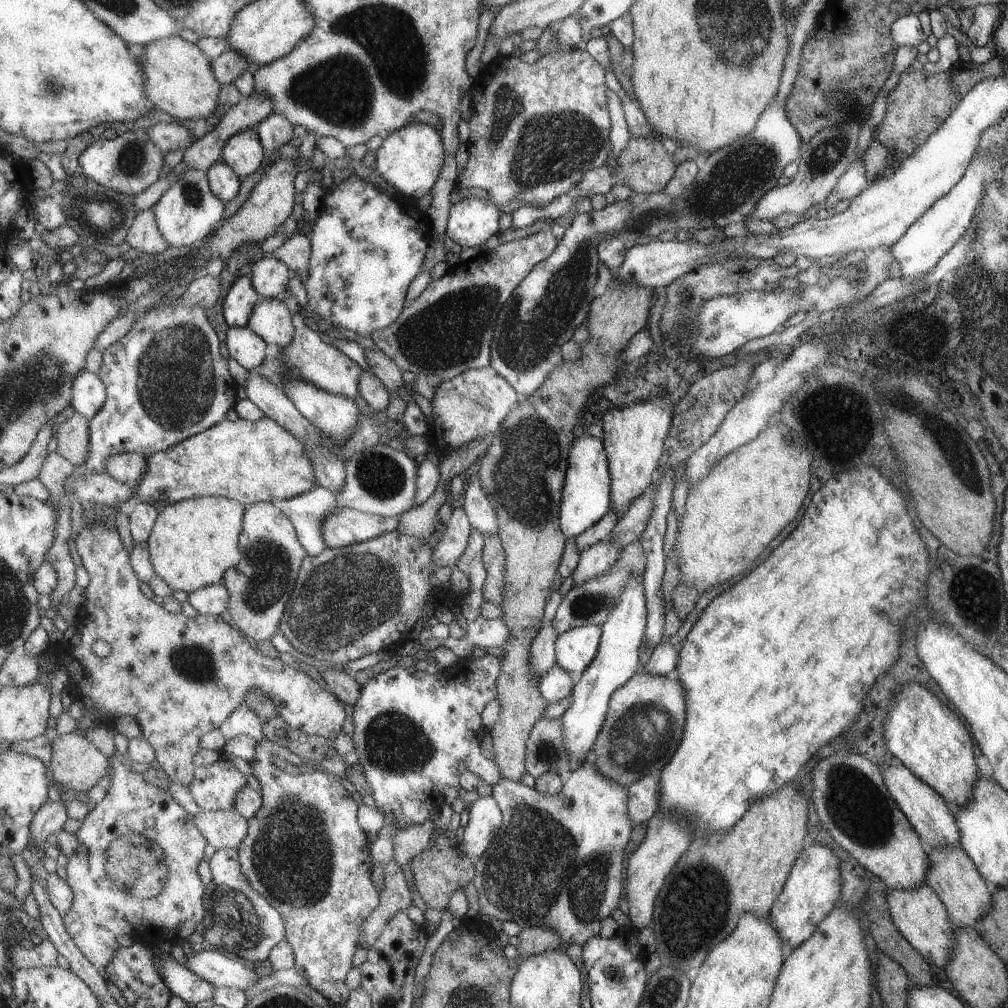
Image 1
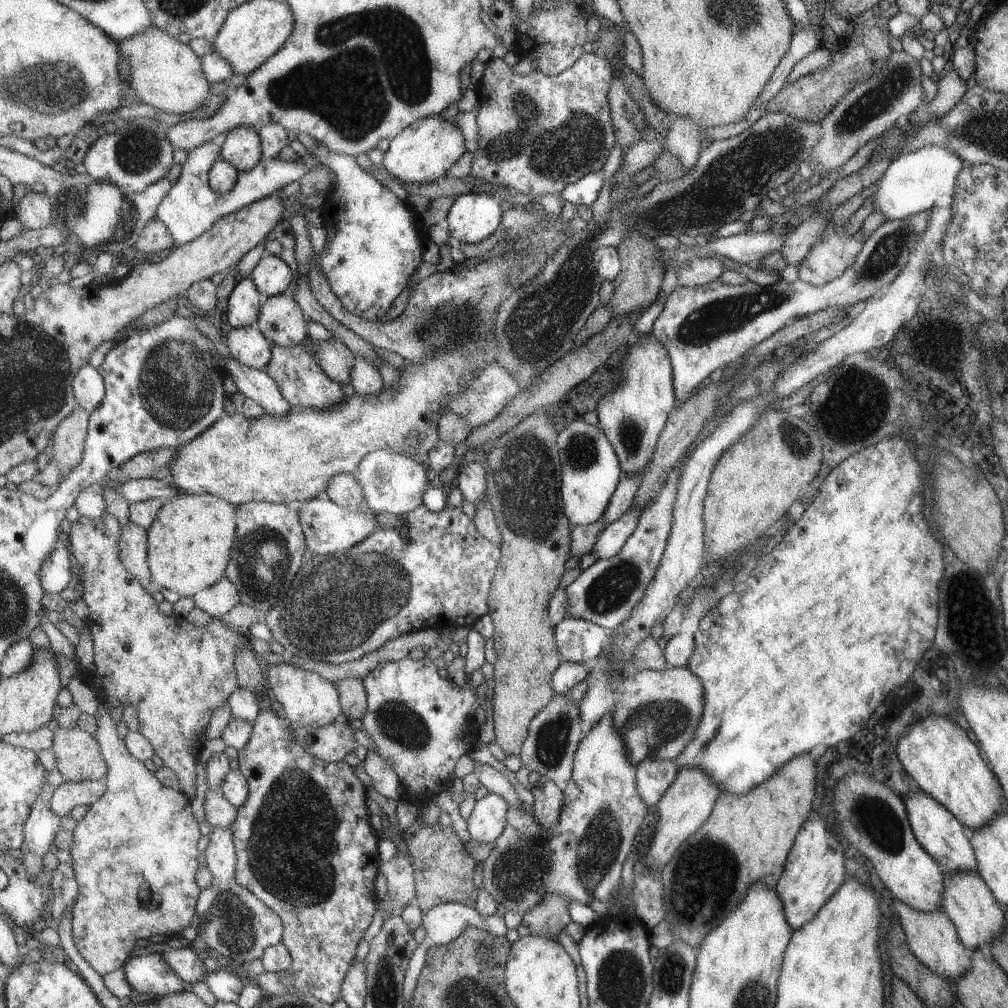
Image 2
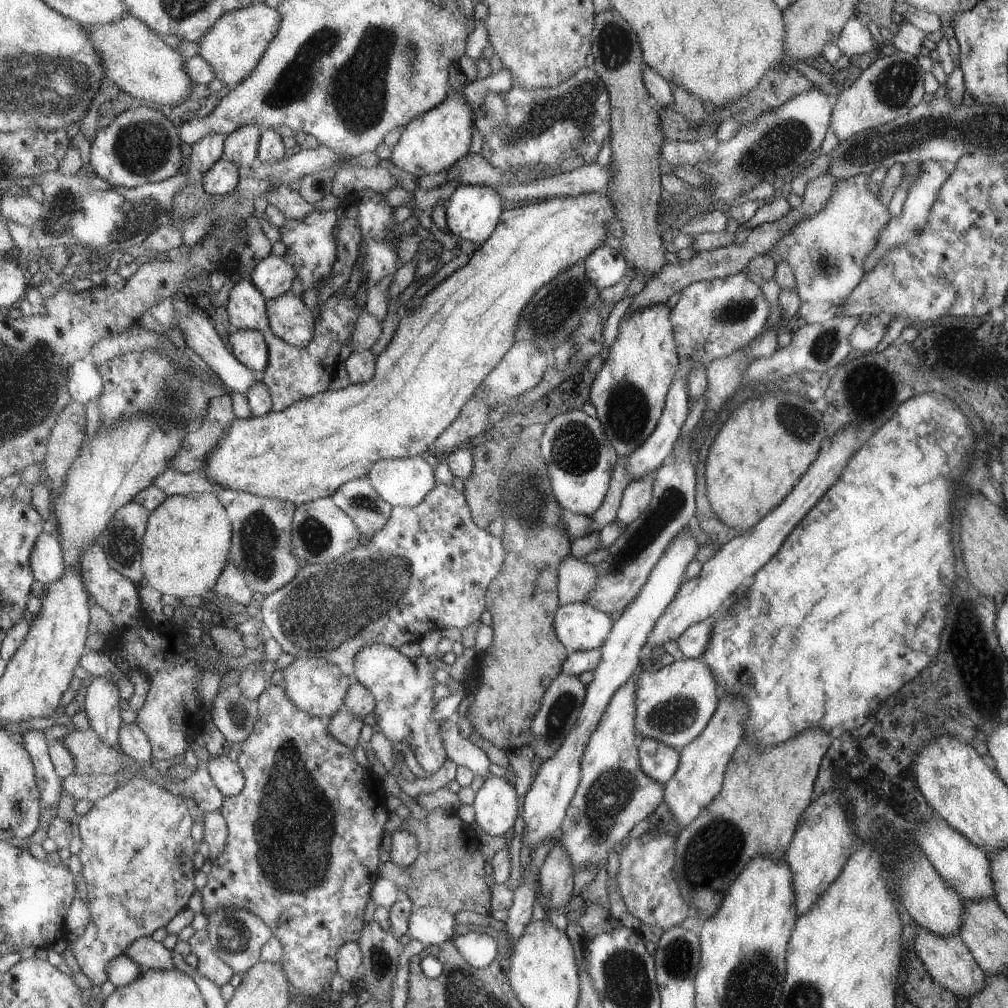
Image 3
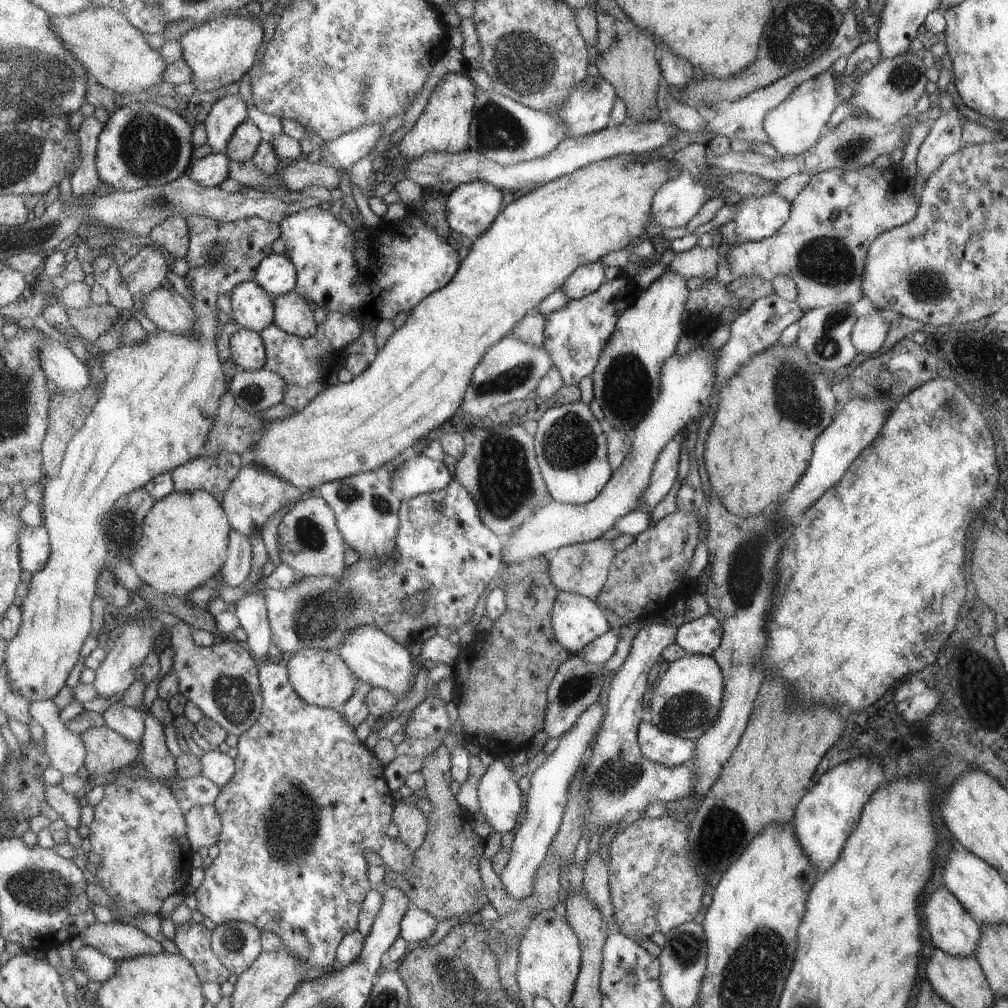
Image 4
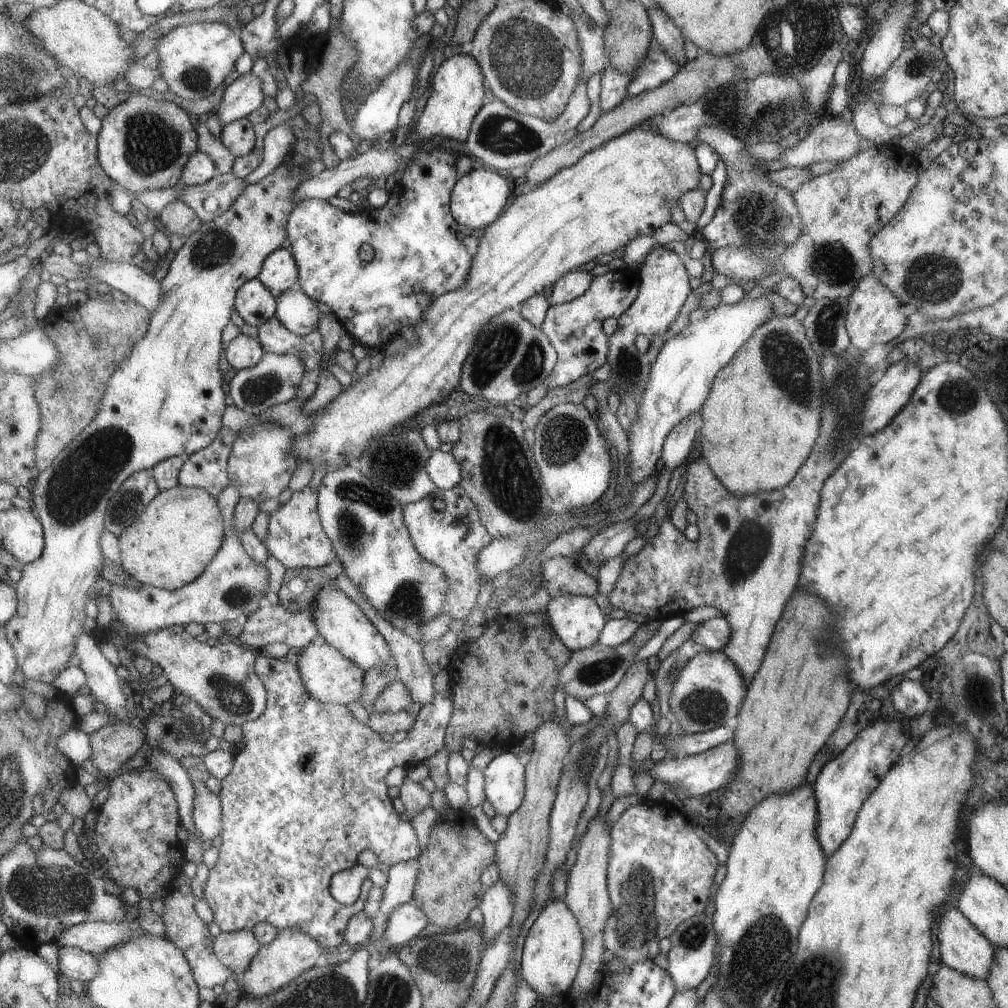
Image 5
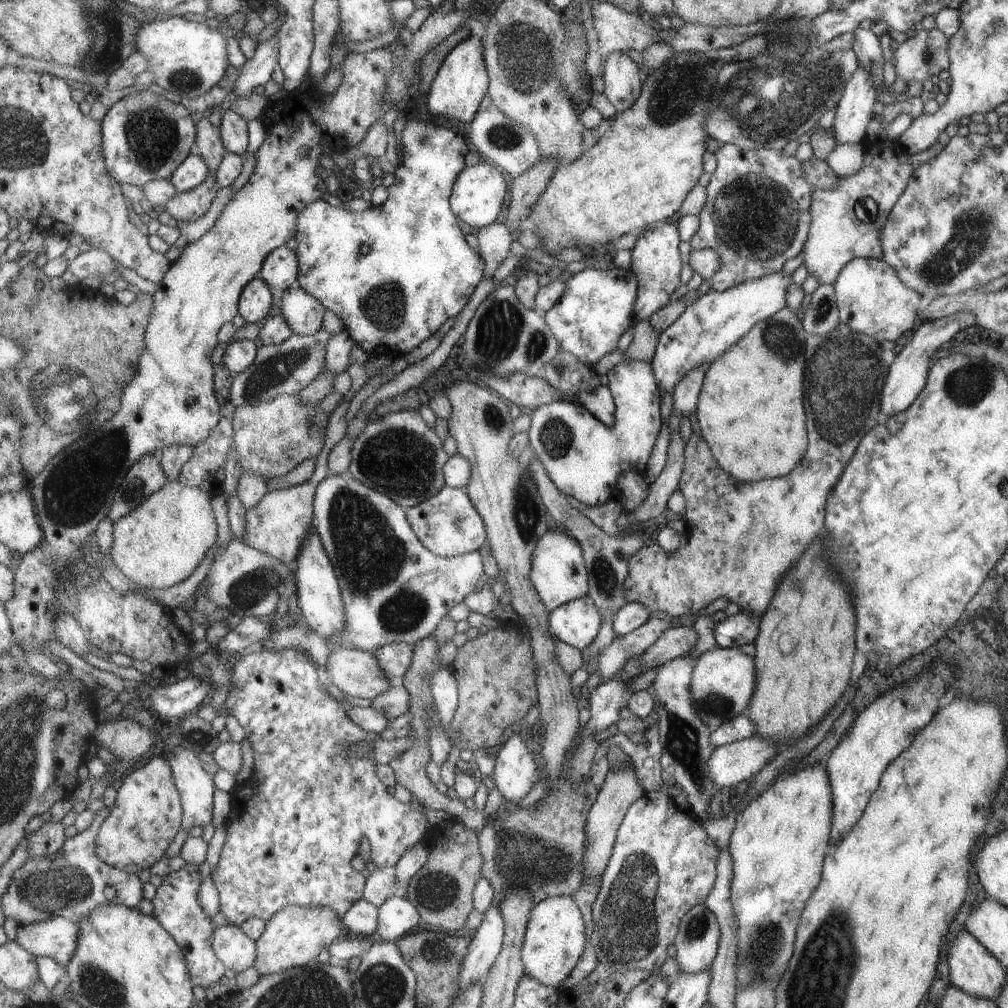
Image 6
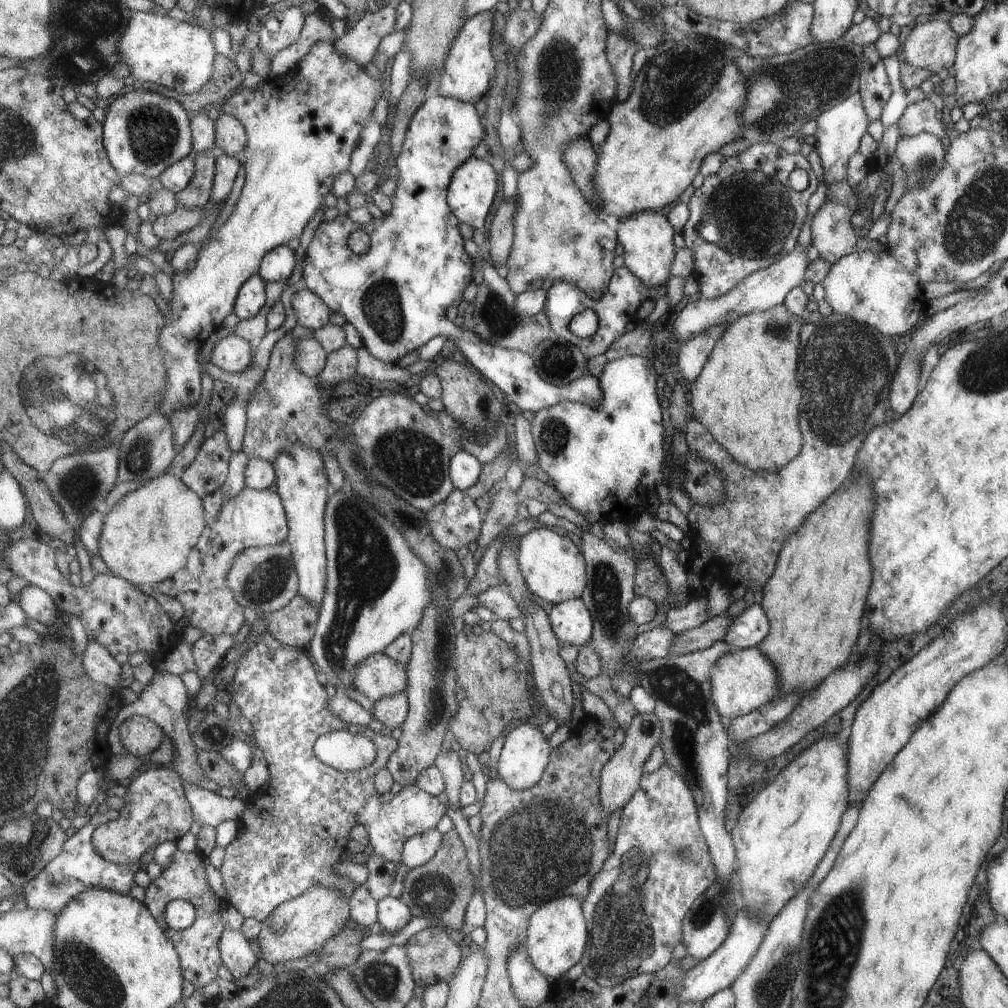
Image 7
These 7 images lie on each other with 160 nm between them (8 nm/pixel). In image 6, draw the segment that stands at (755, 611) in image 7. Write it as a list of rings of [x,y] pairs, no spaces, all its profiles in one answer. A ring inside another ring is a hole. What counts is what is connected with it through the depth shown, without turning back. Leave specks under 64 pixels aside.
[[[739,611],[715,622],[713,636],[717,647],[735,648],[745,643],[753,643],[759,624],[759,616],[754,612]]]

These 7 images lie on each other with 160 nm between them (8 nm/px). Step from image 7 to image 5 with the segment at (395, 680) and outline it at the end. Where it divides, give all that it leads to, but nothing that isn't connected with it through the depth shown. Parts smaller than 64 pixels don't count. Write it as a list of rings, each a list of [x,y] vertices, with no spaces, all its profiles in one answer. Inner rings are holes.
[[[327,642],[321,646],[310,643],[307,648],[301,650],[297,664],[309,692],[326,703],[331,701],[331,704],[348,706],[348,704],[359,700],[363,694],[367,671]]]

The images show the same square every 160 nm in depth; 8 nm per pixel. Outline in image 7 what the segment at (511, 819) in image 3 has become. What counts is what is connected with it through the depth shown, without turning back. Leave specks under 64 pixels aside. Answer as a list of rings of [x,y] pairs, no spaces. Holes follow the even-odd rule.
[[[528,720],[523,721],[521,725],[506,735],[497,762],[497,772],[503,780],[510,784],[511,788],[525,791],[542,779],[548,764],[551,762],[552,750],[549,745],[549,738],[541,732],[539,727],[528,723]]]

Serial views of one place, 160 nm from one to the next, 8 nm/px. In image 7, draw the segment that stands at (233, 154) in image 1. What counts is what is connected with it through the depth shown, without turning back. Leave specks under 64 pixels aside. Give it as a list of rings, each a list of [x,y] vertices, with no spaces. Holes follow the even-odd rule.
[[[222,112],[216,120],[217,144],[221,152],[243,153],[248,143],[248,132],[239,117]]]

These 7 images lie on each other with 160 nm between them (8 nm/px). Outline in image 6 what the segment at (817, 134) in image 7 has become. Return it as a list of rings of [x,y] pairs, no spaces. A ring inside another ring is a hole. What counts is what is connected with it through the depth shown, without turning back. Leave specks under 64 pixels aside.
[[[858,64],[856,70],[852,72],[852,76],[845,82],[844,92],[834,108],[833,120],[829,129],[834,136],[835,147],[844,144],[864,144],[868,123],[871,122],[878,108],[875,101],[876,96],[876,89],[868,69],[863,69]]]

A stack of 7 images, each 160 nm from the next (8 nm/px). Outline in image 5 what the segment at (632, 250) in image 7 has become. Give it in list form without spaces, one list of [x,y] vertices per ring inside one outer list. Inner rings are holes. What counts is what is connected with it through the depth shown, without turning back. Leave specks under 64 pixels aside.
[[[656,243],[644,263],[638,268],[640,274],[640,295],[632,308],[618,319],[618,329],[610,336],[609,362],[611,362],[611,377],[619,378],[619,384],[629,382],[636,387],[636,399],[641,402],[645,388],[650,380],[654,361],[658,358],[669,337],[665,334],[669,324],[677,318],[681,304],[691,292],[689,276],[681,264],[684,256],[669,250],[667,245]],[[639,335],[646,335],[650,345],[646,352],[641,352],[637,346]]]

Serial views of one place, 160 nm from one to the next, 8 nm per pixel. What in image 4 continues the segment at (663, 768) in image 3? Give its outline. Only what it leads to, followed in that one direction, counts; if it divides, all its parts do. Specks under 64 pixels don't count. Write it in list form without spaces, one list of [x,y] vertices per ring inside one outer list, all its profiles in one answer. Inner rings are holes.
[[[649,716],[639,723],[638,739],[648,759],[668,767],[676,767],[687,762],[694,747],[693,741],[661,730]]]

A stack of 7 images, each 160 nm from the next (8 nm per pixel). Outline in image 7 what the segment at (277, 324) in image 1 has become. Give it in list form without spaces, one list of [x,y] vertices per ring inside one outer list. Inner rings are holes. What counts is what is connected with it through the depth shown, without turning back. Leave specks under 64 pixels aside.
[[[299,288],[291,297],[297,322],[312,330],[319,330],[329,324],[332,308],[309,288]]]

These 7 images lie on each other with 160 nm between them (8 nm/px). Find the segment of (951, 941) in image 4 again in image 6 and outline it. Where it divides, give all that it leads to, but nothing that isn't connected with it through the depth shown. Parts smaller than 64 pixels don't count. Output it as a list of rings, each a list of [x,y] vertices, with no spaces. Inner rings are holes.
[[[964,928],[957,933],[955,940],[949,943],[946,956],[949,984],[971,996],[989,999],[994,1002],[1006,982],[1007,970],[976,937],[971,936]]]

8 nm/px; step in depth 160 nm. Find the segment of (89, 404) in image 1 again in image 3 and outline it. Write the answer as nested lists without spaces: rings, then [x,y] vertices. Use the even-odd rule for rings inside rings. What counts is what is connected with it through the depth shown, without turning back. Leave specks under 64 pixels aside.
[[[87,358],[73,361],[68,368],[68,387],[73,400],[89,404],[104,391],[105,381],[101,372]]]

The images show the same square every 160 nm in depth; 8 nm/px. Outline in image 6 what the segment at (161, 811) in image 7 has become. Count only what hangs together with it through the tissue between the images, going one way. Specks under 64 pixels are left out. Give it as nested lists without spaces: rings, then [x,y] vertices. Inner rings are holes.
[[[163,754],[124,778],[111,814],[104,820],[96,840],[98,856],[111,867],[139,874],[159,862],[183,826],[183,800],[175,786],[172,764]]]

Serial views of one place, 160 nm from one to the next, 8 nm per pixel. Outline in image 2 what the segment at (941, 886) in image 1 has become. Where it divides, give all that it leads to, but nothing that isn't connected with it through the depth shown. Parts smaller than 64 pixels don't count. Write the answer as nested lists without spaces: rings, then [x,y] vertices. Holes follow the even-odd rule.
[[[971,871],[968,873],[943,873],[944,892],[941,898],[941,910],[956,925],[957,936],[961,944],[968,949],[985,949],[985,942],[995,940],[1004,930],[1006,914],[999,906],[996,897],[980,875]]]

